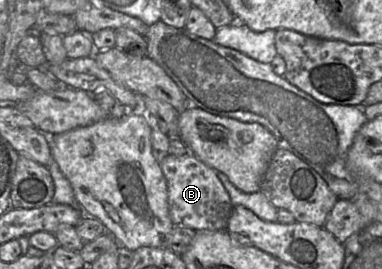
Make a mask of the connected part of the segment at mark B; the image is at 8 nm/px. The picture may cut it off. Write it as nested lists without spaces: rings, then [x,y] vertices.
[[[190,152],[182,156],[169,154],[160,162],[160,166],[167,181],[169,214],[174,225],[194,231],[226,229],[234,205],[215,169],[203,163]]]

